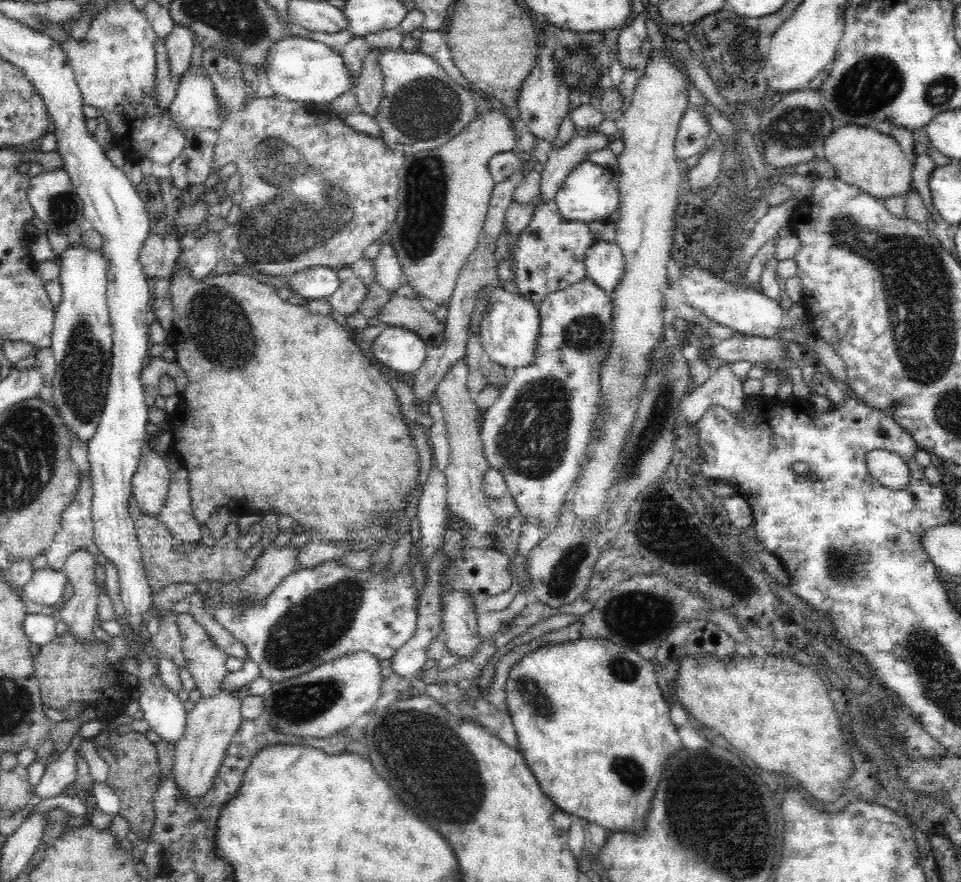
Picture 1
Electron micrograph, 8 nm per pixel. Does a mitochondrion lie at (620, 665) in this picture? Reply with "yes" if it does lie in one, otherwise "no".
yes

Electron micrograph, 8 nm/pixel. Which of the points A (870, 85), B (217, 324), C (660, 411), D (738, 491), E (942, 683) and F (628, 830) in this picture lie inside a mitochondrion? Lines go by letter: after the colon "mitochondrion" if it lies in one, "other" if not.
A: mitochondrion
B: mitochondrion
C: mitochondrion
D: other
E: mitochondrion
F: other

